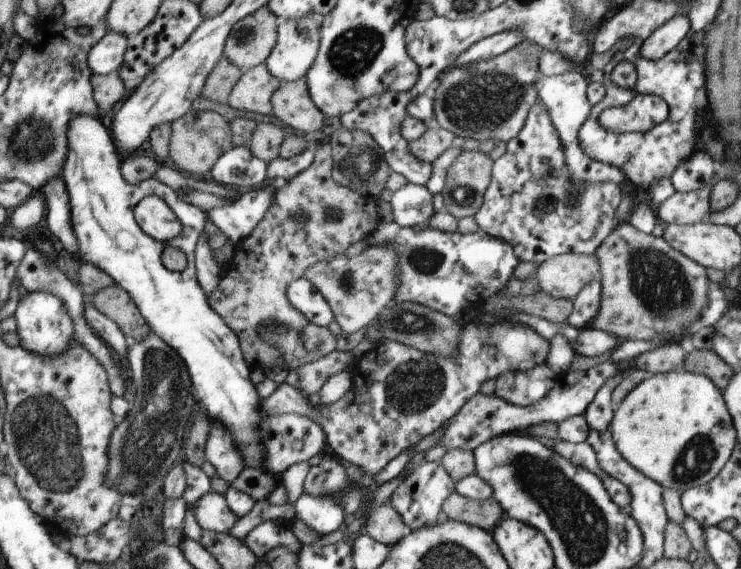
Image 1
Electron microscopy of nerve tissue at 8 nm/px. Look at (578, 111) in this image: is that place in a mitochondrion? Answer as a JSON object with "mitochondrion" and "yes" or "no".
{"mitochondrion":"no"}

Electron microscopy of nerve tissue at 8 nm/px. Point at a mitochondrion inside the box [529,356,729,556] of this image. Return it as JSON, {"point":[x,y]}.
{"point":[698,454]}

